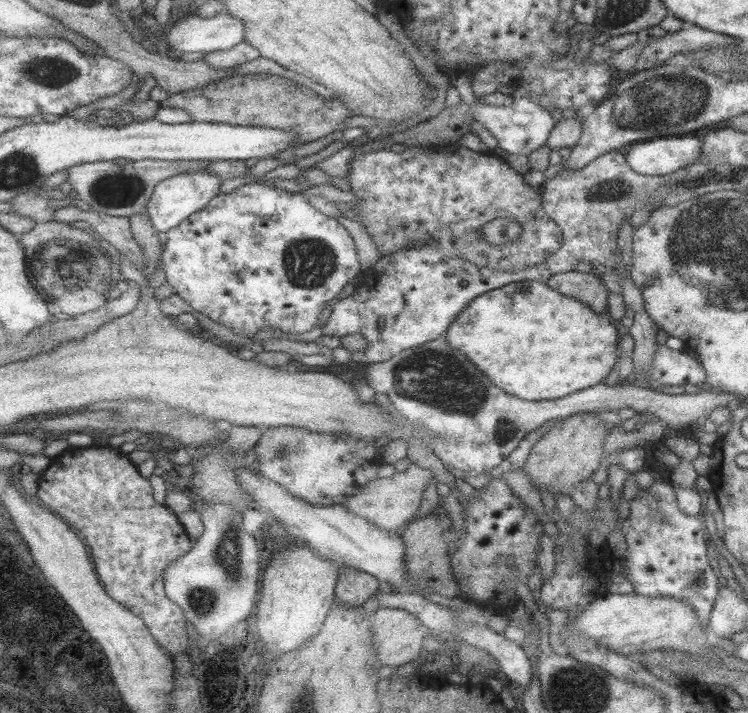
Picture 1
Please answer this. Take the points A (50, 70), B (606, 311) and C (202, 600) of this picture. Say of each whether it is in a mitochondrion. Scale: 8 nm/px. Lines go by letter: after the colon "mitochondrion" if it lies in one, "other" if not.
A: mitochondrion
B: other
C: mitochondrion

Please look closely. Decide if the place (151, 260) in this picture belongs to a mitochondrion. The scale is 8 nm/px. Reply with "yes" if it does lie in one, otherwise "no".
no

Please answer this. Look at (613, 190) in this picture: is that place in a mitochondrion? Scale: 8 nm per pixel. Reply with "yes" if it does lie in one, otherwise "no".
yes

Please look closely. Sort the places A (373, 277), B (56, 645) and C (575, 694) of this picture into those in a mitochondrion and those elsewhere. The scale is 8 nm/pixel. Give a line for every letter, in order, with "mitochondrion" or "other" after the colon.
A: other
B: other
C: mitochondrion

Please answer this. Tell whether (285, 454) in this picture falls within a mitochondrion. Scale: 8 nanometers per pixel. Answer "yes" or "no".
yes

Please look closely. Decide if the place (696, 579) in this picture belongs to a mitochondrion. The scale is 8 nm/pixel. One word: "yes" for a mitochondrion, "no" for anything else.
yes

